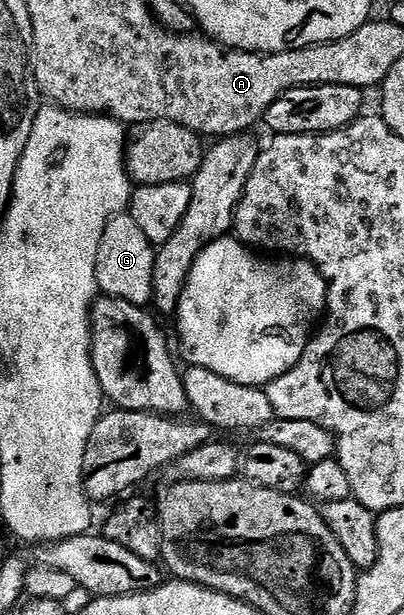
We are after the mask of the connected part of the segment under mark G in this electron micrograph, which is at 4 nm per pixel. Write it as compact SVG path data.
M129 214L113 216L106 224L104 238L100 238L100 250L96 254L96 282L101 295L124 298L124 302L149 305L154 299L154 253L155 245L144 238L140 226L132 222Z

